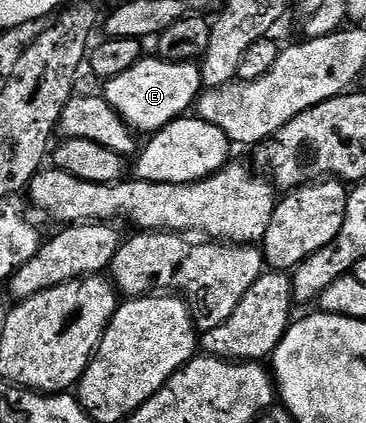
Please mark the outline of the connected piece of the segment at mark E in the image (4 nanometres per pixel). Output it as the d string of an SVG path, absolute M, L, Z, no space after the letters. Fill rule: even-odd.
M144 56L136 64L132 64L128 72L120 72L120 76L105 79L104 86L106 86L104 97L108 100L108 104L116 108L116 112L129 124L131 130L135 132L143 130L146 136L163 129L169 122L183 117L189 111L186 109L189 106L191 109L197 103L198 96L204 89L202 68L198 62L165 62L164 59L157 56L151 56L151 58Z

